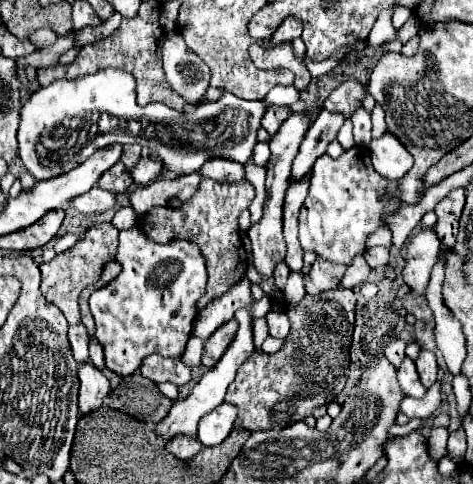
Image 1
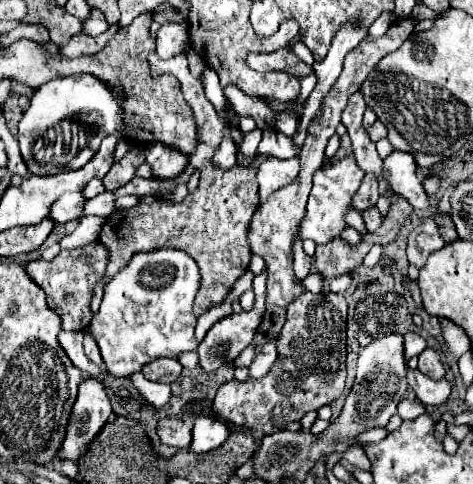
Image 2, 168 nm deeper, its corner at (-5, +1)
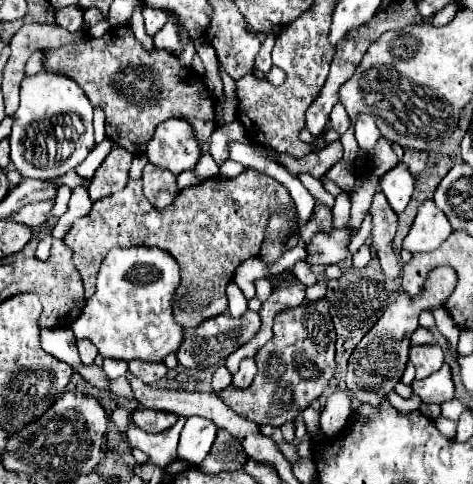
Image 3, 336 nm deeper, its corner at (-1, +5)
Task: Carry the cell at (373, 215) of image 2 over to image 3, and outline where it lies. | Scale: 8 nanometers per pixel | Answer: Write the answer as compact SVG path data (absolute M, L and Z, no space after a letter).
M331 230L331 232L317 232L311 242L305 244L307 250L307 266L331 266L339 264L349 256L347 244L351 240L351 232Z

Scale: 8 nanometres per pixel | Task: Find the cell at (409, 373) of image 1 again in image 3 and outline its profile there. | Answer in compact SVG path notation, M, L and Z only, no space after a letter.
M443 364L429 378L413 382L413 392L419 394L423 402L441 404L441 402L453 398L453 390L455 390L455 386L453 386L453 380L451 380L451 368L449 368L449 364Z

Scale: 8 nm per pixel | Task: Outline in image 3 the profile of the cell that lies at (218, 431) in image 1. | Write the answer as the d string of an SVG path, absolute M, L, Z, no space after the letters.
M195 416L187 418L179 440L179 452L177 452L179 458L199 466L209 454L215 434L217 434L217 426L211 420L195 418Z

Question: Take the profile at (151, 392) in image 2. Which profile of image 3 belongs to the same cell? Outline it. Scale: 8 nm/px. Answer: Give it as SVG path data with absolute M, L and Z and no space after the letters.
M103 360L103 370L107 374L107 378L119 378L119 376L125 376L129 370L127 370L127 362L125 360Z

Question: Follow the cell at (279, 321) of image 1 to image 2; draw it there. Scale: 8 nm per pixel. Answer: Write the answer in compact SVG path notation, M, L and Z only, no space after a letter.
M269 338L257 352L255 360L249 366L249 378L261 378L271 370L277 360L277 338Z

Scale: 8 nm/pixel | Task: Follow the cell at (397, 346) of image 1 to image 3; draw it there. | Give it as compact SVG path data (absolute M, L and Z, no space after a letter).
M417 328L415 334L411 336L411 344L413 346L417 346L417 344L433 344L433 342L435 342L433 334L429 330L425 330L425 328Z

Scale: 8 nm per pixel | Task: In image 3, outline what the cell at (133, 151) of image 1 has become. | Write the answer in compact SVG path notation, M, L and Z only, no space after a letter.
M153 164L145 166L141 180L143 180L143 194L155 208L169 206L179 194L175 176L169 170L157 168Z

